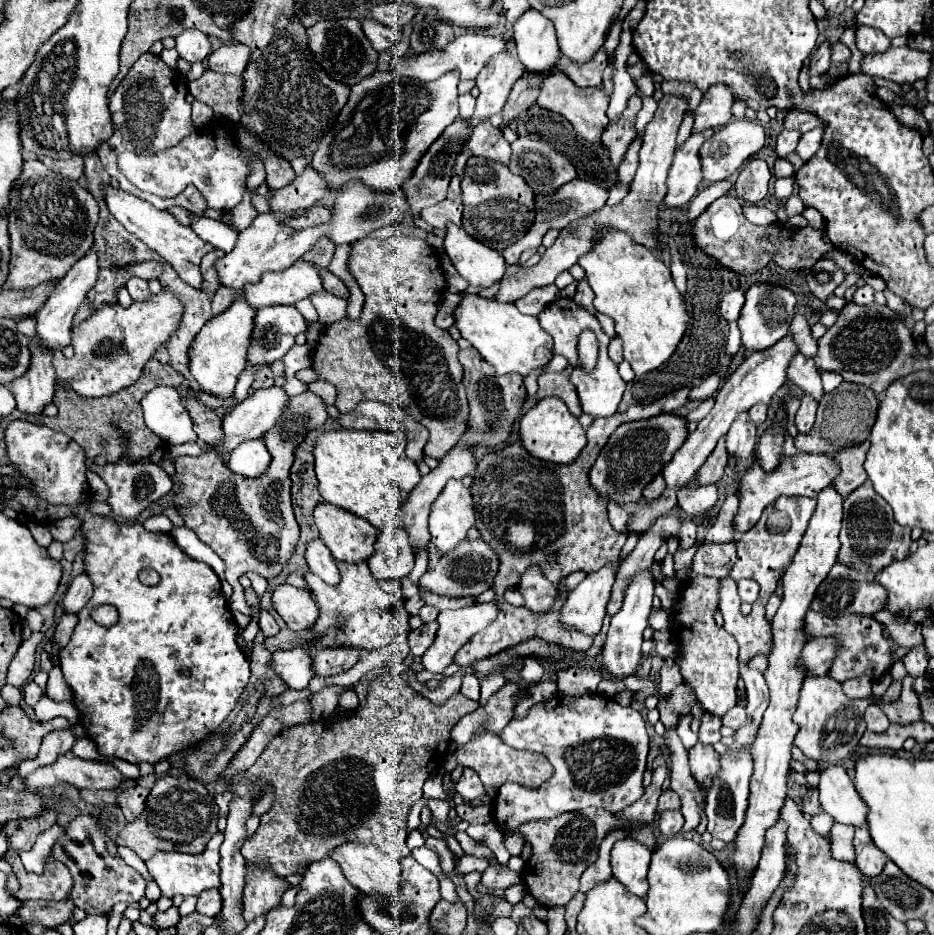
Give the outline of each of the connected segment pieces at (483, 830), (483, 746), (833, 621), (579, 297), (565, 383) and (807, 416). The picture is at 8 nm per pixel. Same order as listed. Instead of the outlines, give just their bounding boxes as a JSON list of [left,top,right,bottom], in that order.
[[468,822,510,864],[444,732,554,798],[806,612,894,680],[574,278,596,314],[538,368,582,416],[796,396,818,434]]

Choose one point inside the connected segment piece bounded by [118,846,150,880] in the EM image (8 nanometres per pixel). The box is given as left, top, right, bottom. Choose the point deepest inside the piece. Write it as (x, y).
(128, 856)

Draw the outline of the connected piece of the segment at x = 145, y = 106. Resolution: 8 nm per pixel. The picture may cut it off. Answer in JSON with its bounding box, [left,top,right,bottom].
[96,52,208,216]

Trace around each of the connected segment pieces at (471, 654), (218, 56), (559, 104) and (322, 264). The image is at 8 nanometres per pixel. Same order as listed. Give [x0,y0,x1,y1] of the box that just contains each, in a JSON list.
[[456,598,594,666],[208,44,250,76],[536,72,610,142],[302,240,334,268]]

